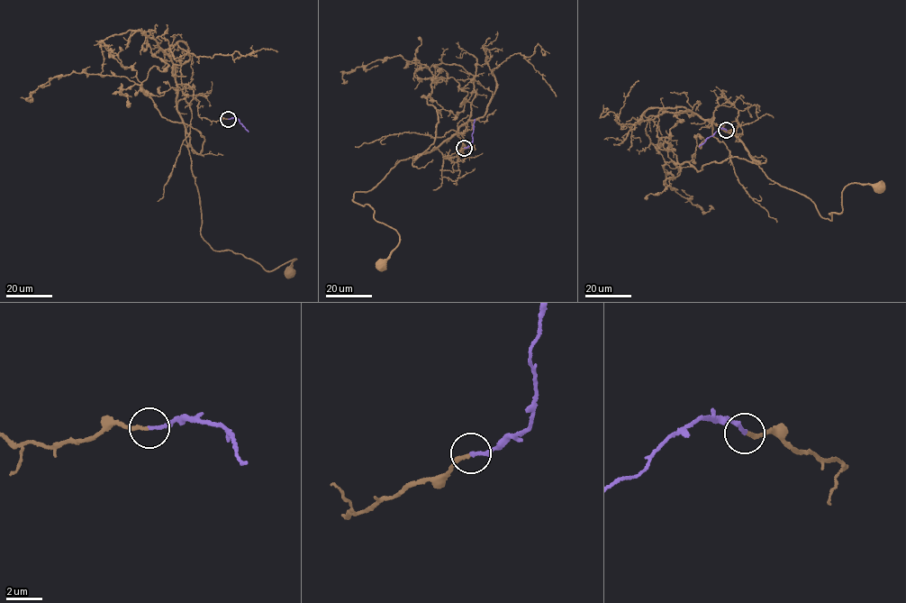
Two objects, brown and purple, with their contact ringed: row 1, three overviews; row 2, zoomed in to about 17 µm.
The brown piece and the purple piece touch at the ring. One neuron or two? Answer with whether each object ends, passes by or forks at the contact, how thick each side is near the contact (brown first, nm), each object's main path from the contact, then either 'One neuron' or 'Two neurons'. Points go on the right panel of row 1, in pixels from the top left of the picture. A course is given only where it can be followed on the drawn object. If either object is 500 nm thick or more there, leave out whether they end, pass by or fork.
At the ring brown ends. At the ring purple ends. Thickness 200 nm (brown) against 200 nm. Course of brown: (727, 130), (742, 133), (736, 120), (737, 138), (765, 176), (830, 221), (847, 185), (879, 187). Course of purple: (727, 130), (721, 128), (699, 147). One neuron

